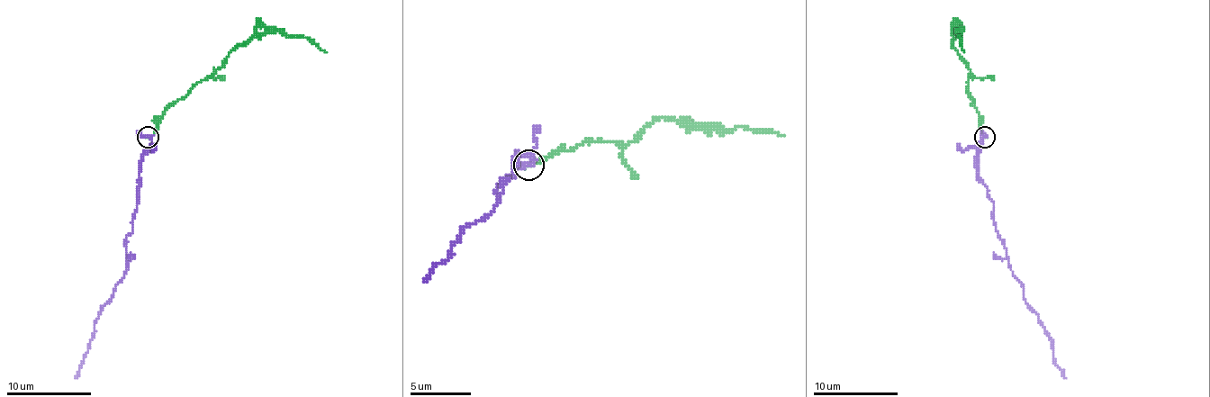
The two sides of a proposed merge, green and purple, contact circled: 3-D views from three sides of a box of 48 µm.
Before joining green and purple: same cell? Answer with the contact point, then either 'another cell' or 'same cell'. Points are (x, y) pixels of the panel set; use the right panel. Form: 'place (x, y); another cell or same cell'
place (984, 137); same cell

